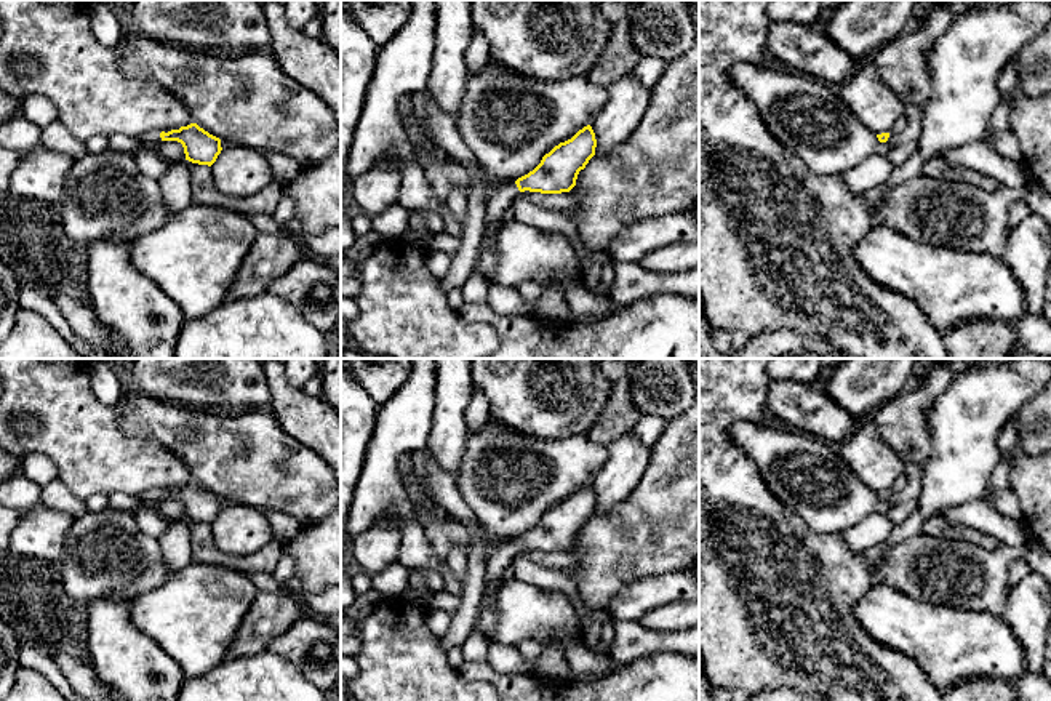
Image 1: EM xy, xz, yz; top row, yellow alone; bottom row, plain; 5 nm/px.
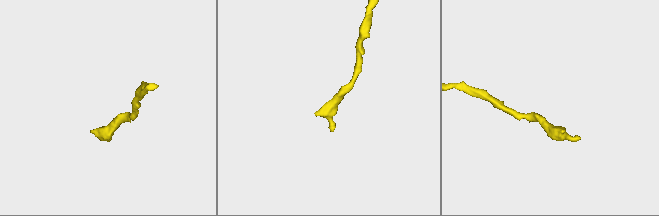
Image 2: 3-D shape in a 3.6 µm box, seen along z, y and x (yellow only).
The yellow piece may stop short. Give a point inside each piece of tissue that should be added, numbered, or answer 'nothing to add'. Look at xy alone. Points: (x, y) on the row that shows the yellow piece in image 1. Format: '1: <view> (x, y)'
1: xy (152, 138)

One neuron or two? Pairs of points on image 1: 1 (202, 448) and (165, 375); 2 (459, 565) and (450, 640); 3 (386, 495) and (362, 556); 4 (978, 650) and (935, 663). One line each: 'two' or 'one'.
1: two
2: two
3: two
4: one

